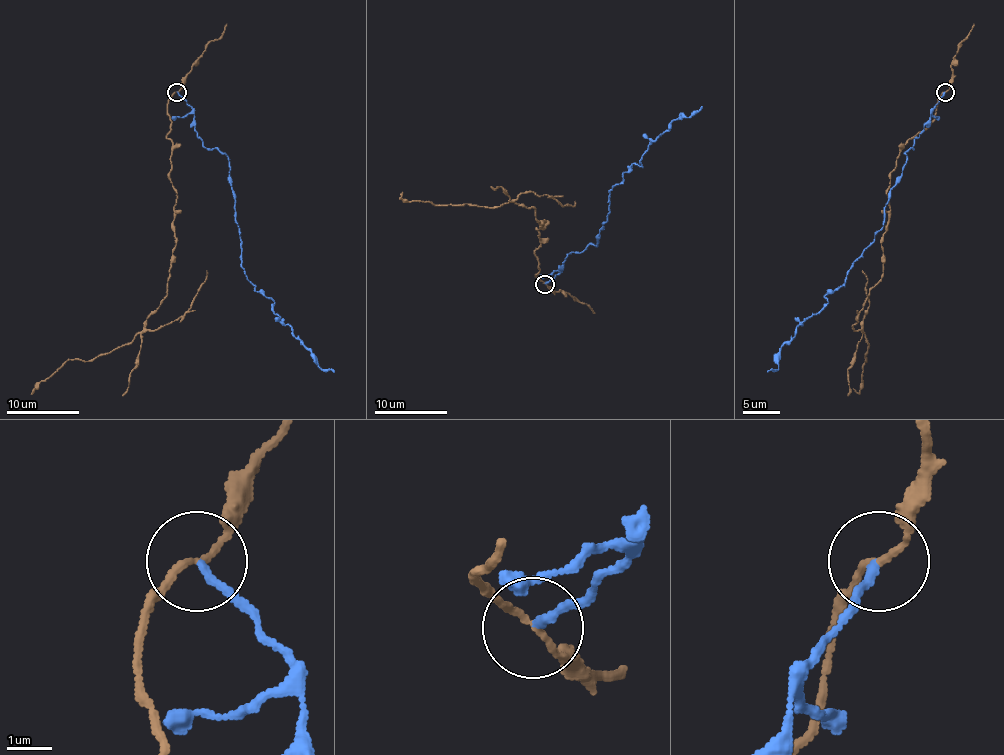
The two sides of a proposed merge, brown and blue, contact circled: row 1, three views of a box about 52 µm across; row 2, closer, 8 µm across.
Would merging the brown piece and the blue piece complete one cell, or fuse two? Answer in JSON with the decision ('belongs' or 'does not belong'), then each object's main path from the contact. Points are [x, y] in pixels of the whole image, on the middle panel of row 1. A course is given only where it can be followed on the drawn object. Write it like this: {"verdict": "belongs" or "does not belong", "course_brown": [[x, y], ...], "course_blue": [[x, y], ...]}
{"verdict": "does not belong", "course_brown": [[544, 283], [535, 274], [537, 229], [544, 227], [535, 209], [515, 201], [435, 205], [406, 201], [402, 192]], "course_blue": [[544, 283], [570, 254], [595, 245], [610, 190], [633, 163], [641, 167], [659, 134], [702, 107]]}

